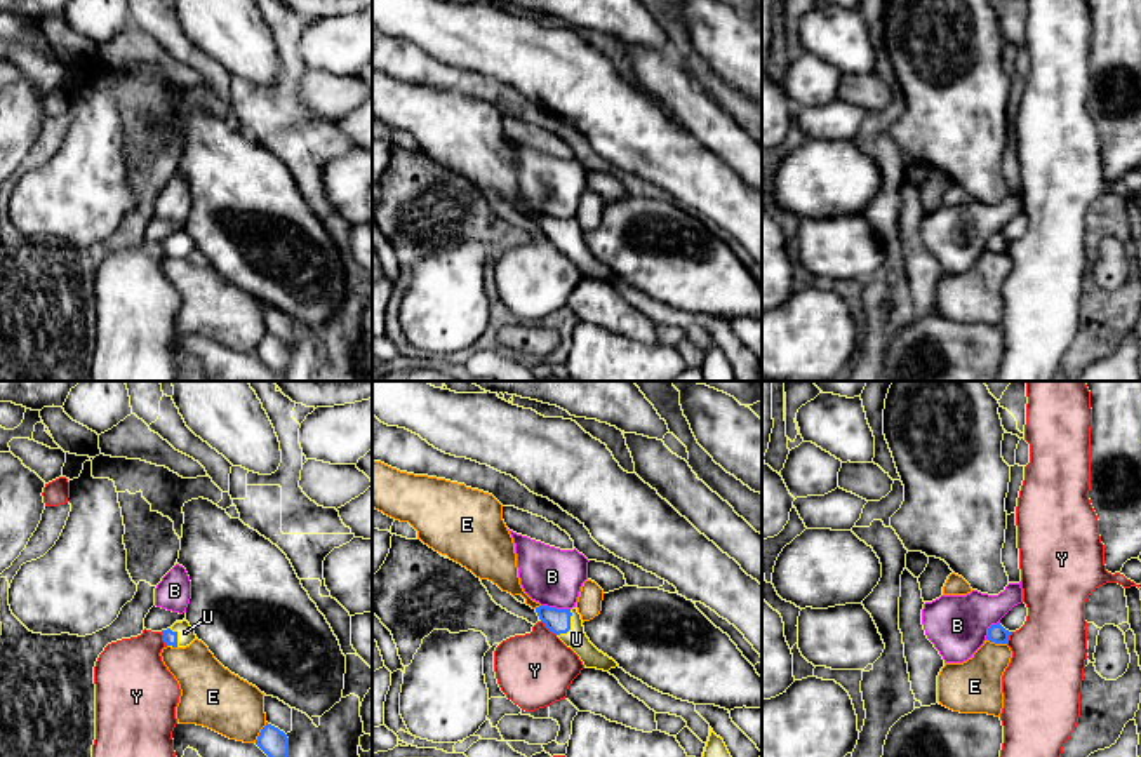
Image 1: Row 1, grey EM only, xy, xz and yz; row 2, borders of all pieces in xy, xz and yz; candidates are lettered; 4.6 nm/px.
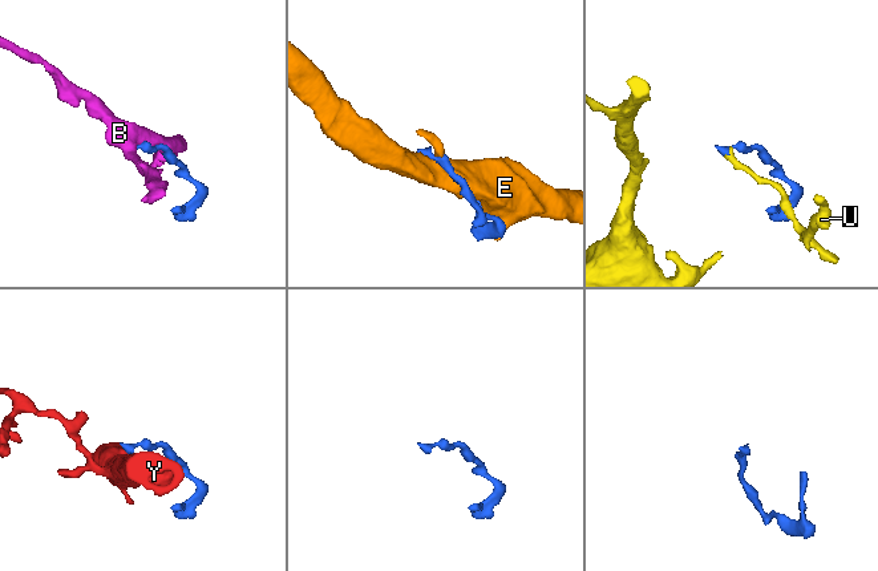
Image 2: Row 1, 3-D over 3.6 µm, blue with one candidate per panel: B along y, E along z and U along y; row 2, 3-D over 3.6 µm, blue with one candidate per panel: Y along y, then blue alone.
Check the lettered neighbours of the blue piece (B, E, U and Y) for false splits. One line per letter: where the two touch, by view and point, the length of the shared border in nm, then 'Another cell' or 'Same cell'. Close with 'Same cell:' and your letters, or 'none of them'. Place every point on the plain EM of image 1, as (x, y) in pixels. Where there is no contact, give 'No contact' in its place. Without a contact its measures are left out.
B: Touches blue at xz (555, 218). Shared border 140 nm. Another cell
E: Touches blue at xy (260, 343). Shared border 110 nm. Another cell
U: Touches blue at xz (569, 235). Shared border 140 nm. Same cell
Y: Touches blue at xz (548, 239). Shared border 100 nm. Another cell
Same cell: U

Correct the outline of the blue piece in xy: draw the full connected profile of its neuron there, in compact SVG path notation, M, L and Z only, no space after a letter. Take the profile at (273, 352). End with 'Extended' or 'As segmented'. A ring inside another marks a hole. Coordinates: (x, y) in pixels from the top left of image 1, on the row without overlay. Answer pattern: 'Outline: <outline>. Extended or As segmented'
Outline: M266 332L256 355L278 376L285 378L289 367L289 348L284 341Z. As segmented

